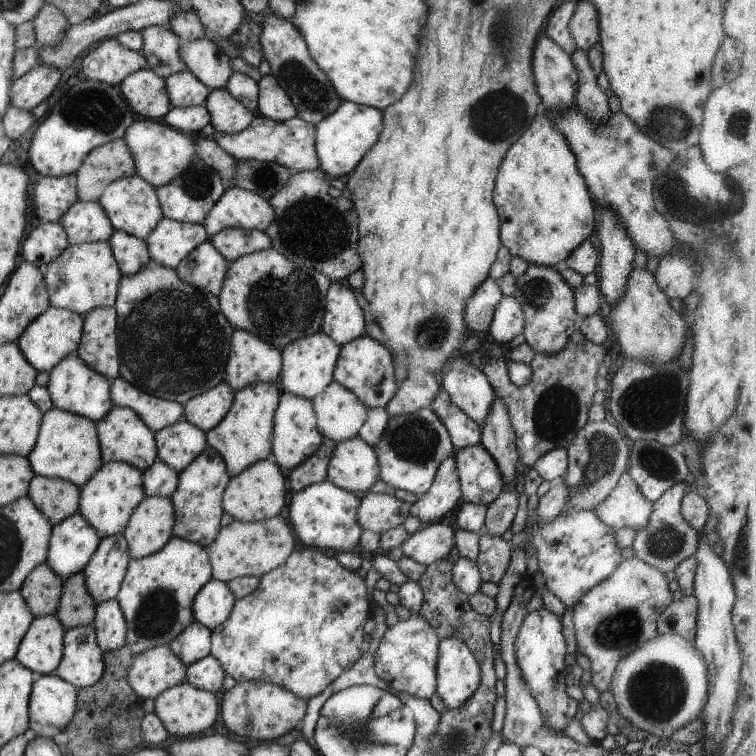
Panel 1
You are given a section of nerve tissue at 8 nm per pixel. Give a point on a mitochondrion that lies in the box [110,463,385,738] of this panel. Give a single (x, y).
(159, 612)

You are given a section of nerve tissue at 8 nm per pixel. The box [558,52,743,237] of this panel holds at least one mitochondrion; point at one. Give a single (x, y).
(670, 123)

